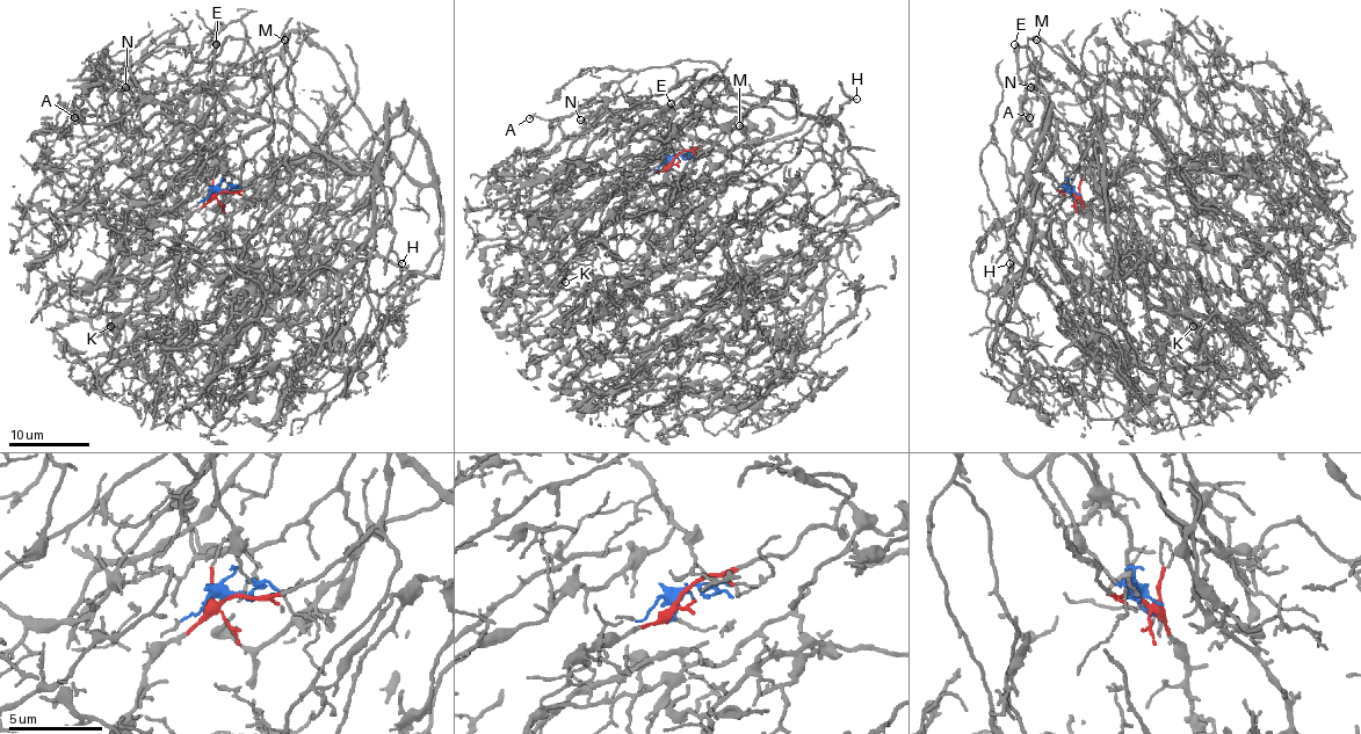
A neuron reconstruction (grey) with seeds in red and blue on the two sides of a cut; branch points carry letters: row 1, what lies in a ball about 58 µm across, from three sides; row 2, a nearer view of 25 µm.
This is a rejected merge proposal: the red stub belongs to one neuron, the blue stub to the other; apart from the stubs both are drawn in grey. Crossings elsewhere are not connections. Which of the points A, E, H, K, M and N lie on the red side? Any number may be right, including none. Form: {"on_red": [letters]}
{"on_red": ["K", "M"]}

